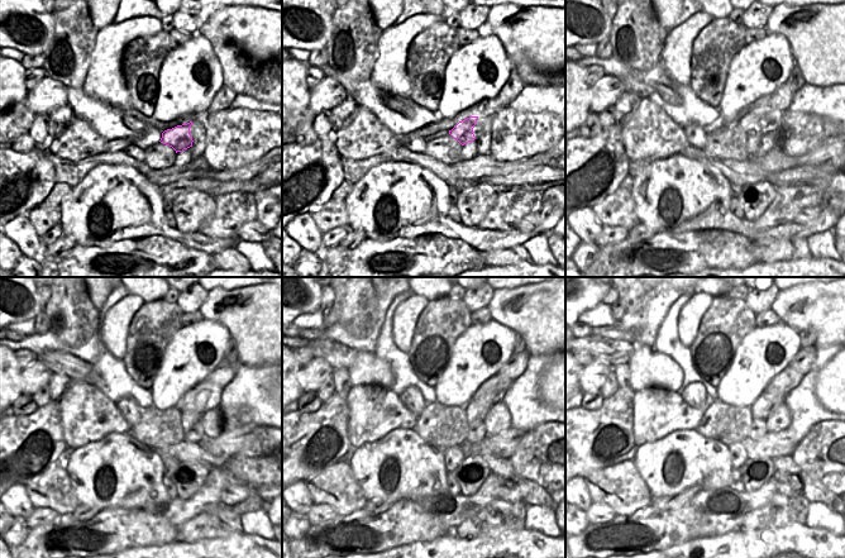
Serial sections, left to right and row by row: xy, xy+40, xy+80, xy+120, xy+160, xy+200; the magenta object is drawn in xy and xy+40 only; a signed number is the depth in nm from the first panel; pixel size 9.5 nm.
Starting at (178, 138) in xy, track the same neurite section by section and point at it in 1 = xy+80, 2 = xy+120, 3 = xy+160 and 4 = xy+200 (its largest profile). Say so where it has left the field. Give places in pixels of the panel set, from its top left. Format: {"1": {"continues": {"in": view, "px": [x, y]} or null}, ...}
{"1": {"continues": {"in": "xy+80", "px": [749, 122]}}, "2": {"continues": {"in": "xy+120", "px": [195, 399]}}, "3": {"continues": {"in": "xy+160", "px": [499, 384]}}, "4": {"continues": {"in": "xy+200", "px": [788, 378]}}}

